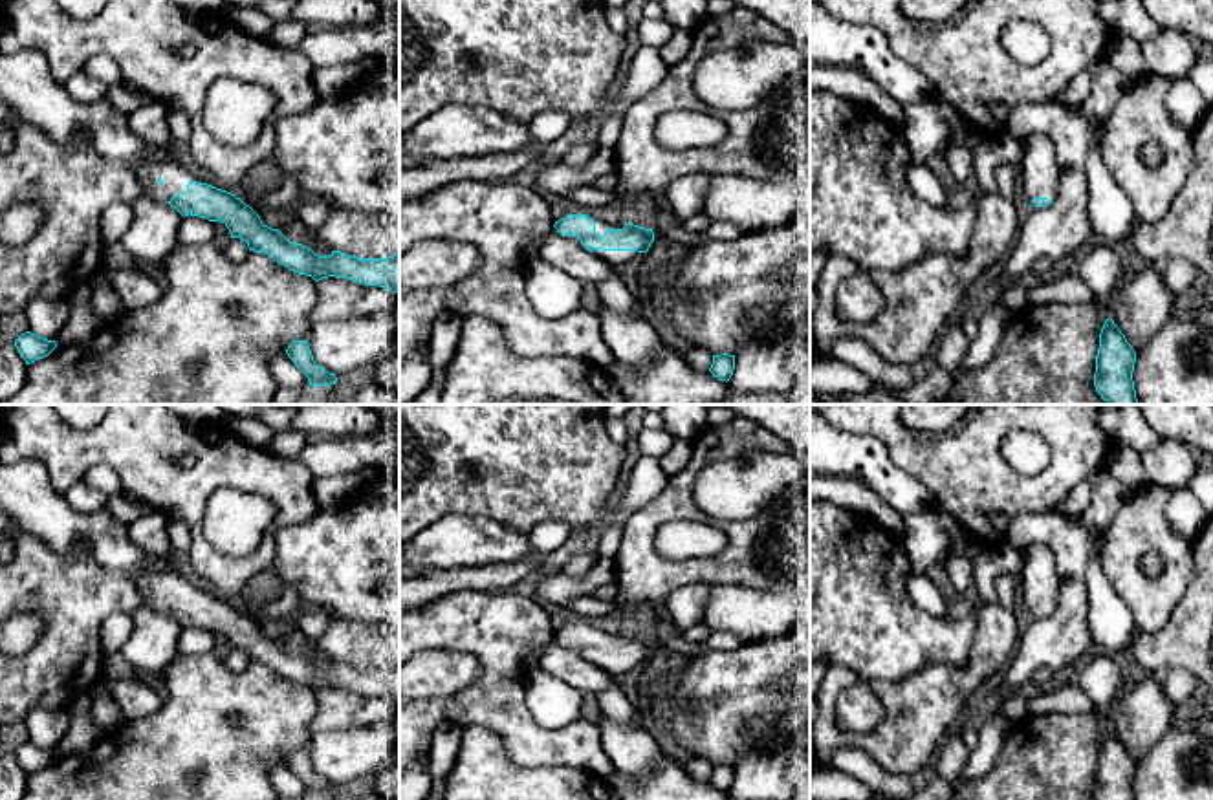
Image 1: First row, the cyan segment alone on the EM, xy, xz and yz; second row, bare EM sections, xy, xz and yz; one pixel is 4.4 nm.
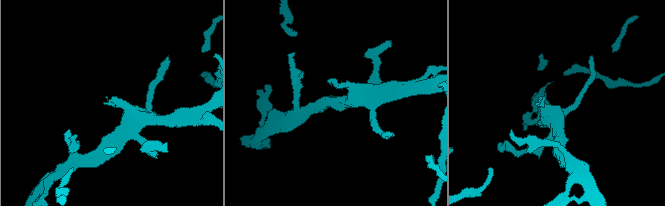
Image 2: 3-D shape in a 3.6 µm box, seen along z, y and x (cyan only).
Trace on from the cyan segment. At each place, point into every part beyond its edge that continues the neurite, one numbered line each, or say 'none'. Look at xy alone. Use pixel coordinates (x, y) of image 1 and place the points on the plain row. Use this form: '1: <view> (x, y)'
1: xy (28, 498)

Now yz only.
1: yz (1039, 581)

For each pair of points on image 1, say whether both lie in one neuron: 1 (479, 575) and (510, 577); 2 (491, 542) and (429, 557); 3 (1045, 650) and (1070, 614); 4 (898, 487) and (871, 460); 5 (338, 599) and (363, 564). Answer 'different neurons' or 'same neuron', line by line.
1: same neuron
2: same neuron
3: same neuron
4: same neuron
5: same neuron

